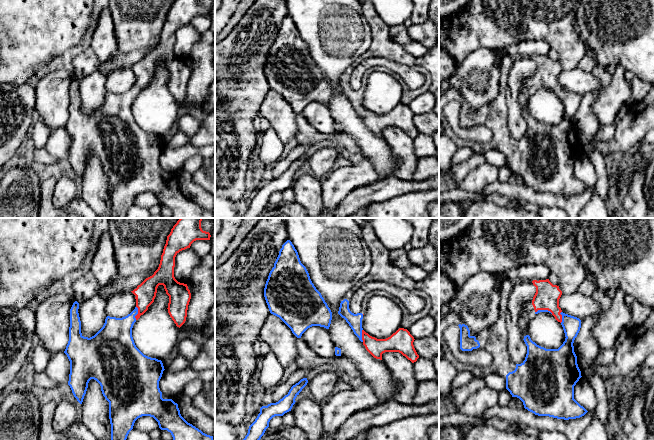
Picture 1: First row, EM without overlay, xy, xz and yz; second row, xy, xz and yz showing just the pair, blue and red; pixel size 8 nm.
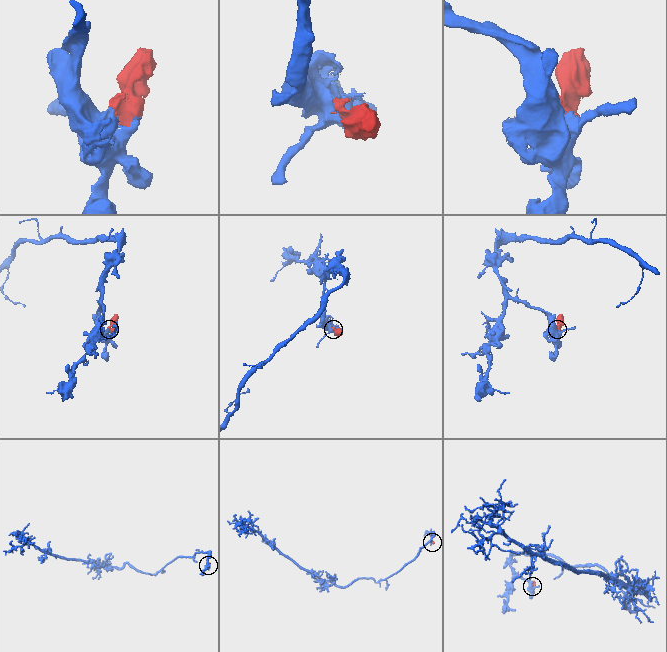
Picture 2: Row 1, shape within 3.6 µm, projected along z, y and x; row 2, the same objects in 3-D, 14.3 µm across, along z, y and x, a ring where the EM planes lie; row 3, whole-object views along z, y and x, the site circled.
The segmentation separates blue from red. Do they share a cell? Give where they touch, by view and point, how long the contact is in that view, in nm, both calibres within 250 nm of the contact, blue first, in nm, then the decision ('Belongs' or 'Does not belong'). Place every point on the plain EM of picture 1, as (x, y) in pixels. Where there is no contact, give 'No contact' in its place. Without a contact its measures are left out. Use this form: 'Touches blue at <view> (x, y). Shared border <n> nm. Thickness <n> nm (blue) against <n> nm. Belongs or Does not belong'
Touches blue at xy (137, 89). Shared border 110 nm. Thickness 260 nm (blue) against 170 nm. Belongs

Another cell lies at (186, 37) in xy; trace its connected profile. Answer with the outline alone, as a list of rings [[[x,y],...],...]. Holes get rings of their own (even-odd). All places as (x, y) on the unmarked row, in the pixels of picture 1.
[[[191,23],[177,29],[174,43],[175,55],[180,59],[187,60],[200,37],[201,33]]]

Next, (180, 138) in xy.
[[[178,130],[178,132],[172,137],[171,141],[166,146],[172,149],[177,149],[184,146],[188,142],[188,136],[184,132]]]

